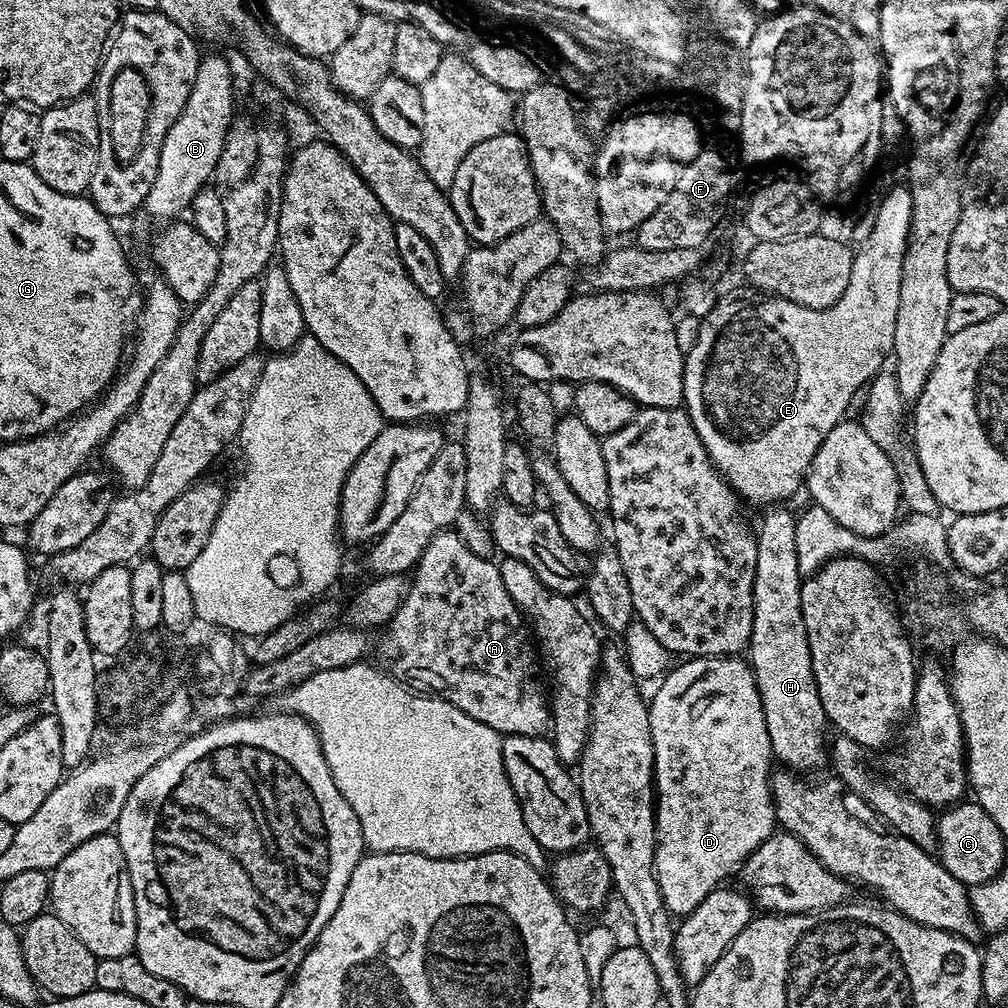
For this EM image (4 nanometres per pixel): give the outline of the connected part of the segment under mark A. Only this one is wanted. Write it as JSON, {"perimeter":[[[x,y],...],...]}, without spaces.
{"perimeter":[[[456,530],[439,532],[416,563],[408,592],[386,625],[388,637],[380,644],[380,660],[385,665],[381,665],[405,688],[450,702],[462,714],[504,736],[544,736],[550,728],[550,696],[536,673],[538,656],[529,637],[516,633],[520,624],[522,617],[506,594],[499,567],[479,556]]]}

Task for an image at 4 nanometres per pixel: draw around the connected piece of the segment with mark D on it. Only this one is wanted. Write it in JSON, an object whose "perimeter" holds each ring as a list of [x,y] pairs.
{"perimeter":[[[698,656],[685,659],[675,668],[676,665],[655,685],[648,717],[656,763],[656,881],[669,913],[683,918],[700,905],[702,898],[721,887],[732,871],[733,875],[762,842],[774,835],[778,825],[772,801],[772,743],[749,661],[730,656]]]}

